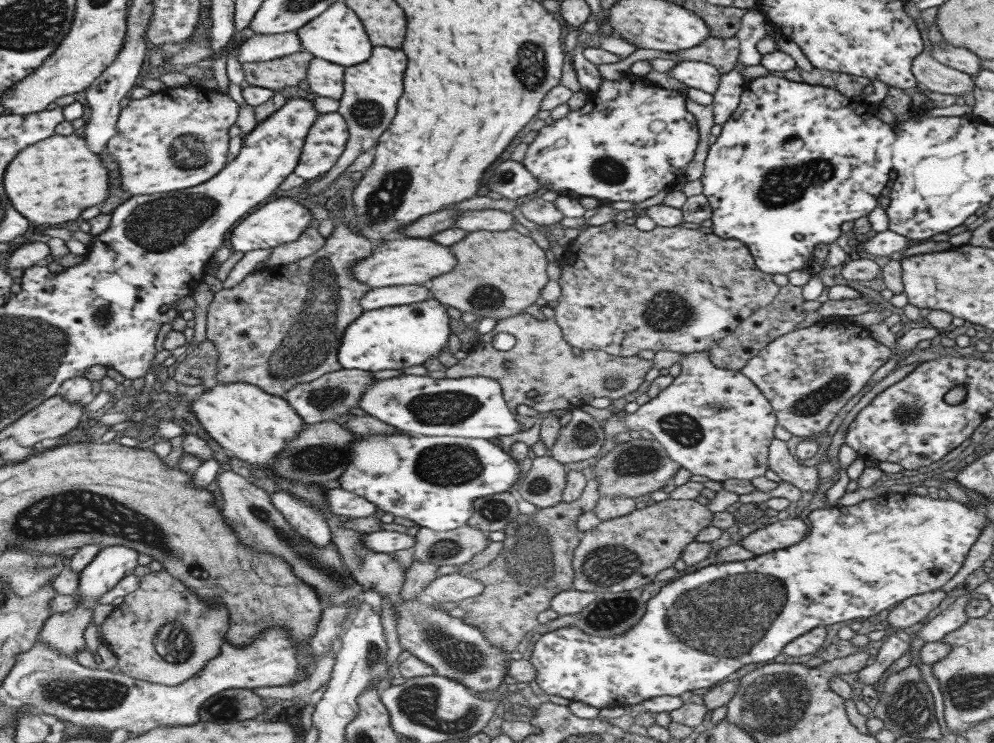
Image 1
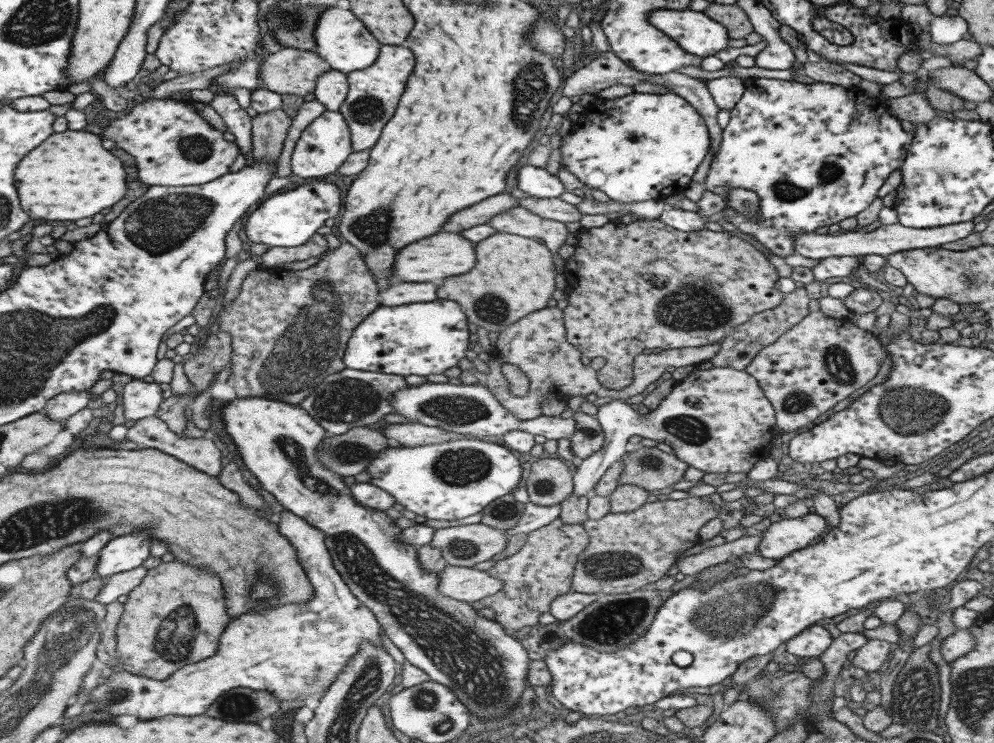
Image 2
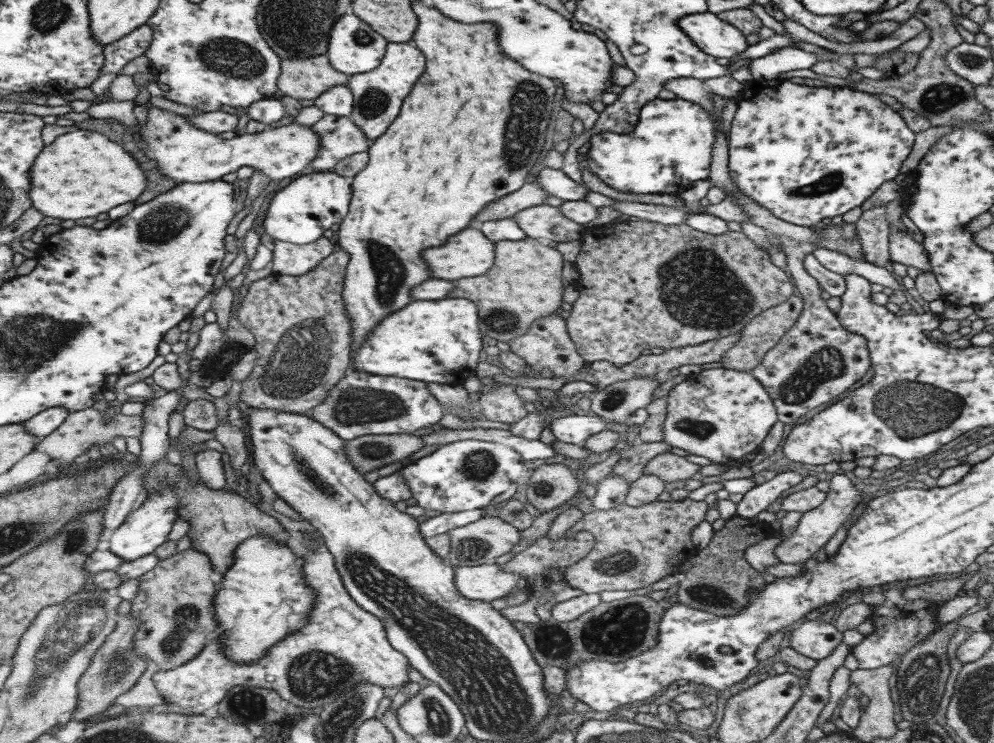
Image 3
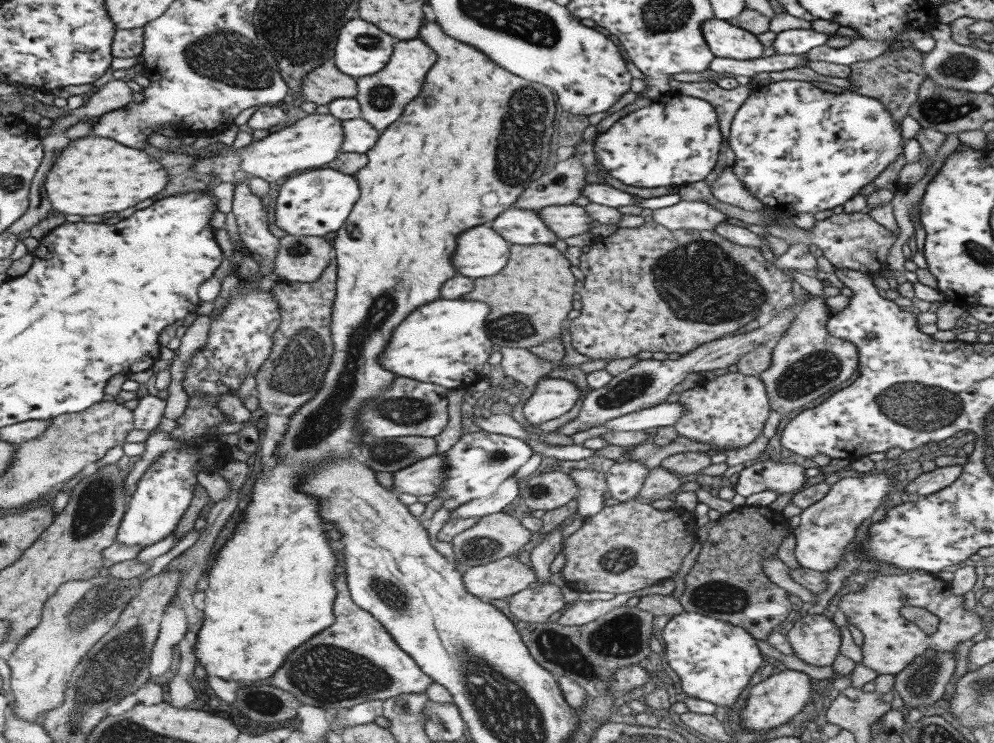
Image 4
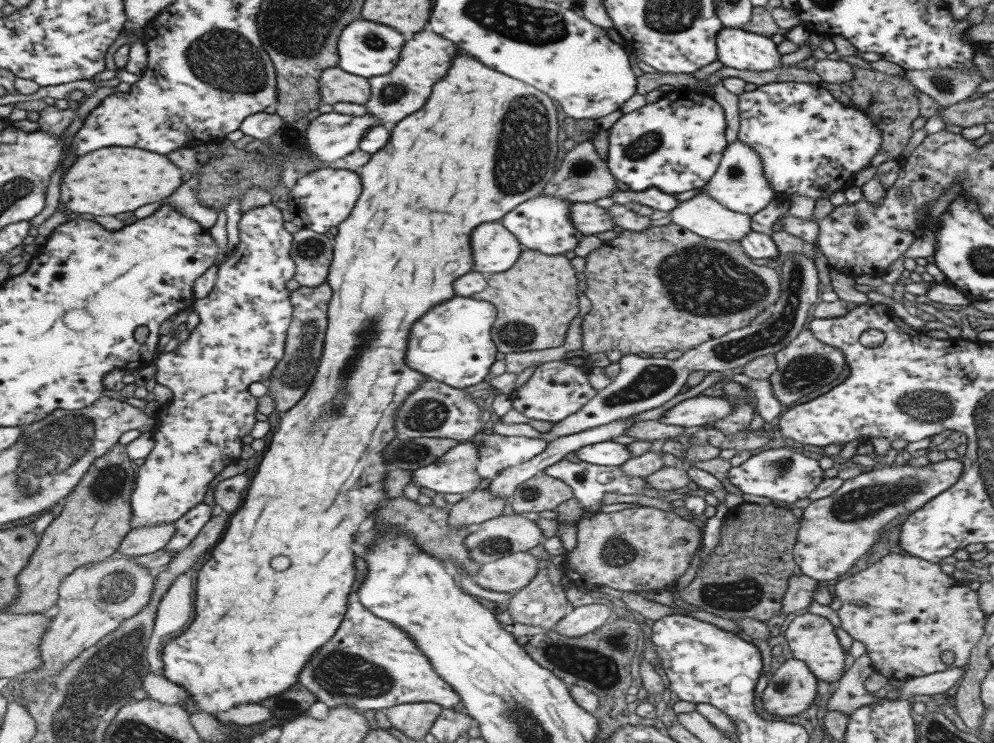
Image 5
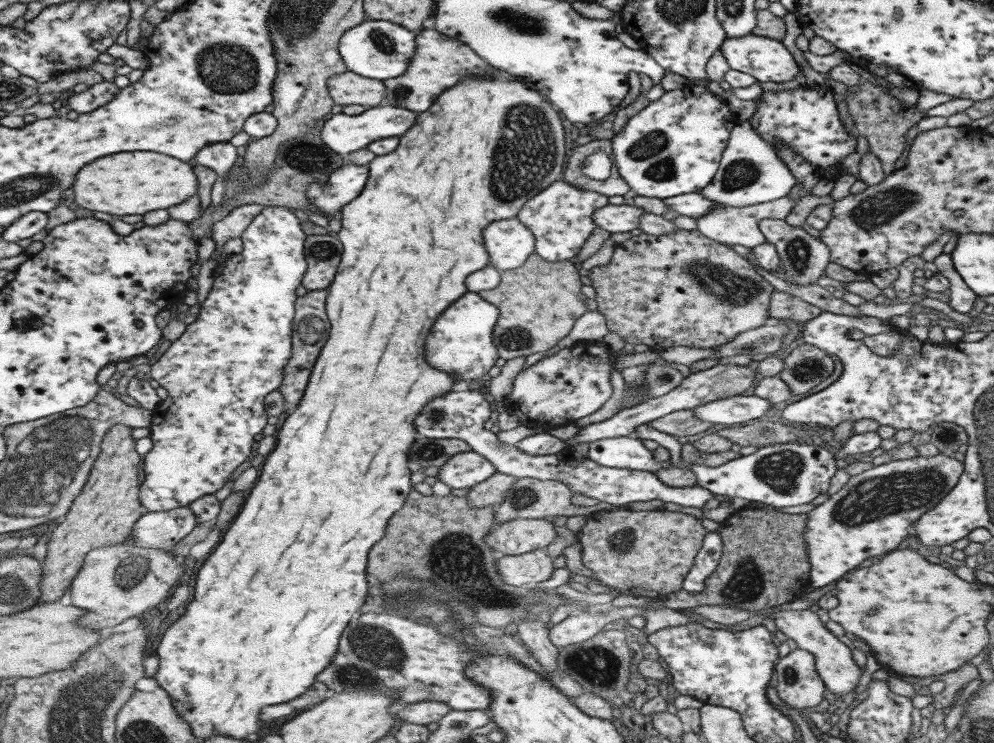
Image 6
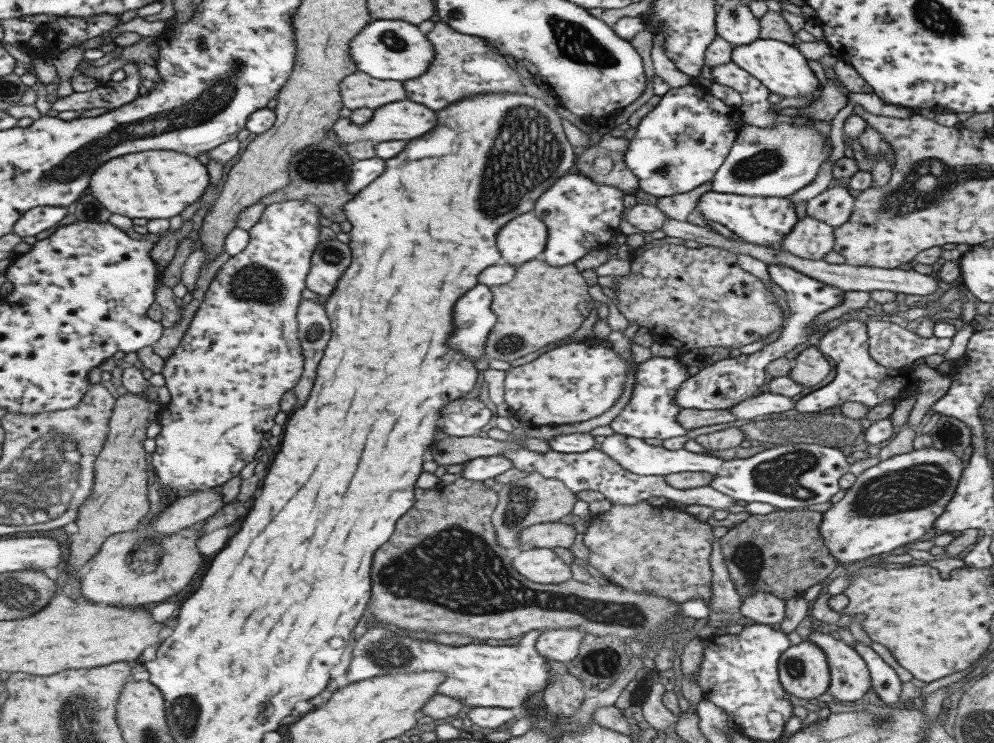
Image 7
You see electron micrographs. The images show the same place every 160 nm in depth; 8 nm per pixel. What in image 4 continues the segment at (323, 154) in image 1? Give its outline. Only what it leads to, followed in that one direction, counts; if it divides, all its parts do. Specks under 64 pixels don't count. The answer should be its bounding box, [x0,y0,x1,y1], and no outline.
[340,117,380,153]

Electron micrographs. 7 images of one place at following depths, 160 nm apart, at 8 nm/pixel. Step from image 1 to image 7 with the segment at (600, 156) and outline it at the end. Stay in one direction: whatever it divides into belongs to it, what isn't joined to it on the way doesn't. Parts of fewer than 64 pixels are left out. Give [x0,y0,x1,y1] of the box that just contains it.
[623,84,743,197]

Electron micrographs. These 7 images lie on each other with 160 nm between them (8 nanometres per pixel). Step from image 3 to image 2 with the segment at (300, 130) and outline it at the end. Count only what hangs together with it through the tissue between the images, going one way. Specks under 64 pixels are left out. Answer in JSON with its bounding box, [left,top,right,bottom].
[102,98,240,187]

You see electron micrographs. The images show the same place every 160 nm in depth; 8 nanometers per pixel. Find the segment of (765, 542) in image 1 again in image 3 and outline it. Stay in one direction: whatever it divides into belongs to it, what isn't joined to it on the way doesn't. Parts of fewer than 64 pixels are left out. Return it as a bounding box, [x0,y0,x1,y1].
[773,474,861,564]

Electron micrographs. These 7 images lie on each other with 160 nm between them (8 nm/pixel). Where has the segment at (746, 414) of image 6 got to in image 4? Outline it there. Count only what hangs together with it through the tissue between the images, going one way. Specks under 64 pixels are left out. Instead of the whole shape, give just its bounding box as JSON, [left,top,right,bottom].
[602,402,684,430]

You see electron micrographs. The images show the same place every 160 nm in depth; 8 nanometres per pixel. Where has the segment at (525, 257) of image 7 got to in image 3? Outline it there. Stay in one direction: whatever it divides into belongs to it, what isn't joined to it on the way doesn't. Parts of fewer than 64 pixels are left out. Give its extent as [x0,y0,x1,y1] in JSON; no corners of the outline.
[421,226,494,280]

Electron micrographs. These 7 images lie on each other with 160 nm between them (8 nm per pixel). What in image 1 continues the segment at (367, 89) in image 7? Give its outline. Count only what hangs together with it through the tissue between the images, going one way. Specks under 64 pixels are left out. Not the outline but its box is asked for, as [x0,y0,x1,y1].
[243,50,314,92]

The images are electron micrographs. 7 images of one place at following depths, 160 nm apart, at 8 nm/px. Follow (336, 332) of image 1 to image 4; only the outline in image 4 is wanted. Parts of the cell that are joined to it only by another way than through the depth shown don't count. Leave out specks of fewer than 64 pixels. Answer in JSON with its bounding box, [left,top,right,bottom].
[253,259,336,417]

